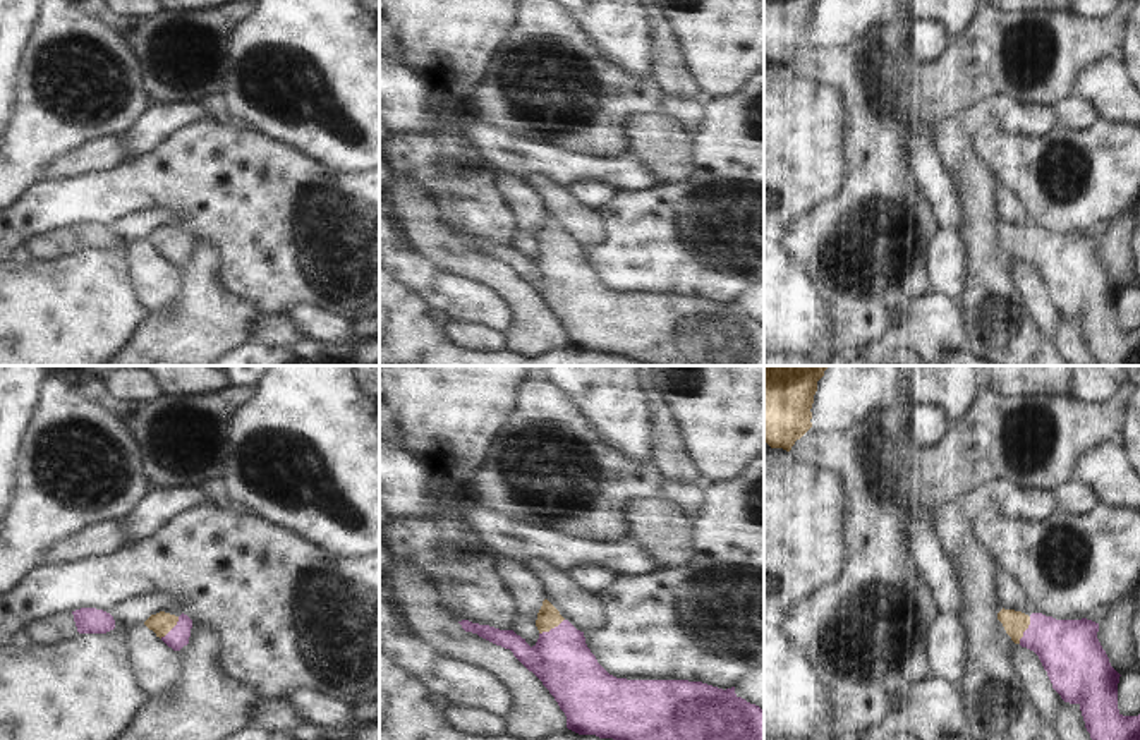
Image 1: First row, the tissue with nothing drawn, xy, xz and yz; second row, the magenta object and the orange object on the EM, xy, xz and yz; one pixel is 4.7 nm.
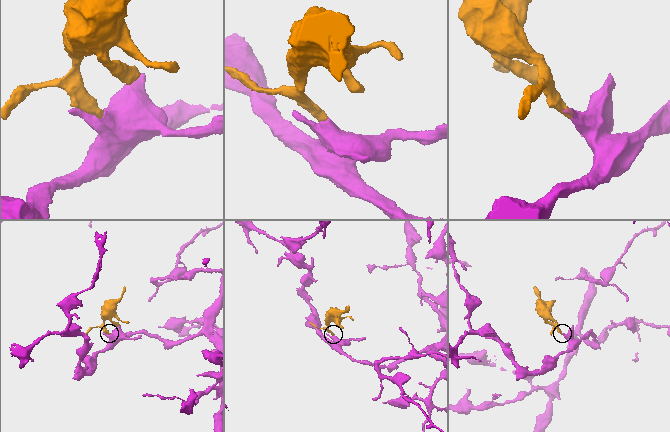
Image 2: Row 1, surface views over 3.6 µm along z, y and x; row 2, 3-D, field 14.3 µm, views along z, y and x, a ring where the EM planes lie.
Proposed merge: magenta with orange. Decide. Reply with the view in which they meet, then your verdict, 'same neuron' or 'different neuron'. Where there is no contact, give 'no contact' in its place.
meets magenta in yz; same neuron

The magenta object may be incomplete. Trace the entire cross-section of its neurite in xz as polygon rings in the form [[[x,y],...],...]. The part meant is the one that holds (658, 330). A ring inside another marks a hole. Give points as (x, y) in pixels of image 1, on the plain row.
[[[548,216],[537,228],[537,258],[531,263],[513,246],[458,237],[465,247],[510,264],[532,287],[567,331],[567,343],[579,350],[613,354],[646,366],[764,366],[764,326],[731,304],[688,295],[627,295],[609,290],[577,246]]]

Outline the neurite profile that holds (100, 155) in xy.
[[[117,137],[94,139],[77,146],[48,163],[43,180],[70,179],[84,173],[101,173],[124,161]]]

